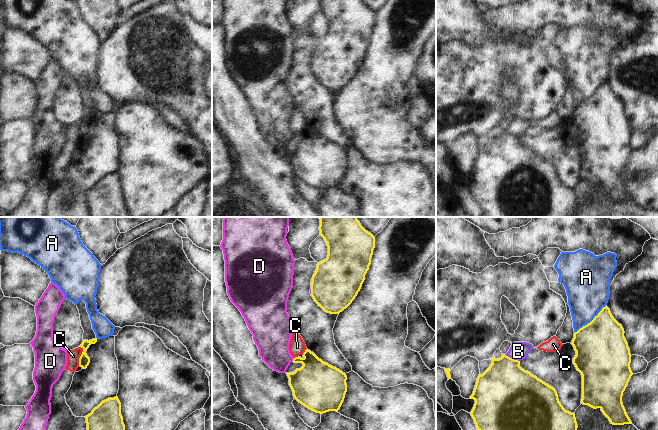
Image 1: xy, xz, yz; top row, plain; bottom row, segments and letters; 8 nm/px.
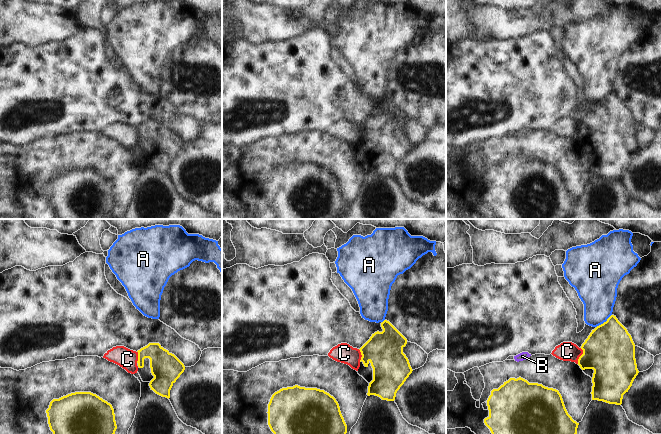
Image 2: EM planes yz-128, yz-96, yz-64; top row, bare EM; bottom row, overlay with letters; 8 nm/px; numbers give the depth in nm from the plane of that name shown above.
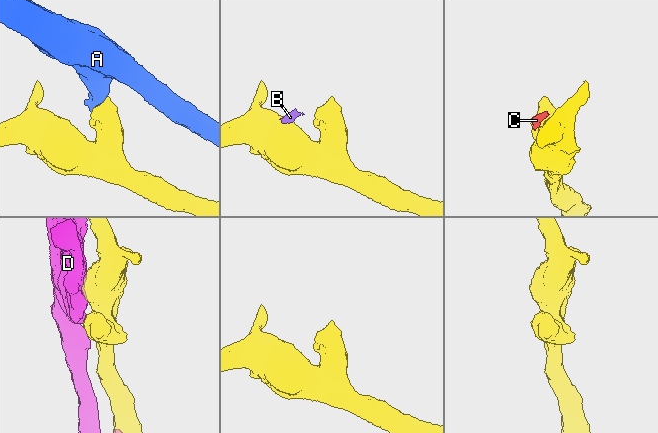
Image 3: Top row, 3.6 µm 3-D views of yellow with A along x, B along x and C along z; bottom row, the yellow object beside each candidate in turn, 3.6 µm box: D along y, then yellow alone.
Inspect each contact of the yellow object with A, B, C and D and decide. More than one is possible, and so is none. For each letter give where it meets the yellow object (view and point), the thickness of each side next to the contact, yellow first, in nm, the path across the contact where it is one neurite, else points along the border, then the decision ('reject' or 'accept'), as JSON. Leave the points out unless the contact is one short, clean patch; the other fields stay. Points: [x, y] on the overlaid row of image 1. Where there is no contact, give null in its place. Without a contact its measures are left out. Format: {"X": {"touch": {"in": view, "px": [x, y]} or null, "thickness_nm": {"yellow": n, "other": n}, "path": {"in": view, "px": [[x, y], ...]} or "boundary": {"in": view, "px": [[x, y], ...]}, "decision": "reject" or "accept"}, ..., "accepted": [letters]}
{"A": {"touch": {"in": "yz", "px": [591, 321]}, "thickness_nm": {"yellow": 420, "other": 340}, "boundary": {"in": "yz", "px": [[605, 305], [589, 322], [575, 332]]}, "decision": "reject"}, "B": {"touch": {"in": "yz", "px": [511, 358]}, "thickness_nm": {"yellow": 420, "other": 140}, "boundary": {"in": "yz", "px": [[504, 354], [519, 361]]}, "decision": "reject"}, "C": {"touch": {"in": "xy", "px": [80, 356]}, "thickness_nm": {"yellow": 90, "other": 100}, "boundary": {"in": "xy", "px": [[80, 346], [82, 351], [78, 365]]}, "decision": "reject"}, "D": {"touch": {"in": "xz", "px": [293, 359]}, "thickness_nm": {"yellow": 320, "other": 300}, "boundary": {"in": "xz", "px": [[294, 358], [292, 360]]}, "decision": "reject"}, "accepted": []}

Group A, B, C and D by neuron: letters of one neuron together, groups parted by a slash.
A / B C / D

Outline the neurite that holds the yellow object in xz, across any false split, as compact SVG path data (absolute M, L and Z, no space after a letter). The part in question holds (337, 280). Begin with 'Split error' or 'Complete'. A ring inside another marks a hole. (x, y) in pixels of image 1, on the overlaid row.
Complete. M319 217L320 235L328 246L327 258L317 264L312 277L311 296L325 312L339 314L357 296L369 270L375 237L366 231L357 217Z

